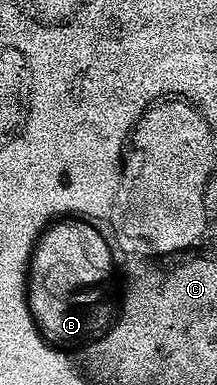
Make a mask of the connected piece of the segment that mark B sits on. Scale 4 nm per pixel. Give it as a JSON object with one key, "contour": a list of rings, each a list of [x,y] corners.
{"contour":[[[58,210],[58,214],[49,214],[44,223],[34,233],[30,241],[30,250],[26,254],[24,273],[22,274],[22,286],[20,296],[25,298],[25,307],[31,318],[32,329],[37,332],[38,339],[42,341],[42,346],[48,348],[48,352],[57,352],[60,356],[81,356],[83,352],[88,352],[88,348],[96,348],[96,344],[104,344],[104,340],[112,332],[116,332],[120,320],[124,320],[124,296],[130,294],[132,276],[124,276],[124,264],[126,260],[116,260],[116,248],[112,248],[112,240],[92,224],[92,220],[84,220],[84,216],[76,216],[76,212],[64,212]]]}

